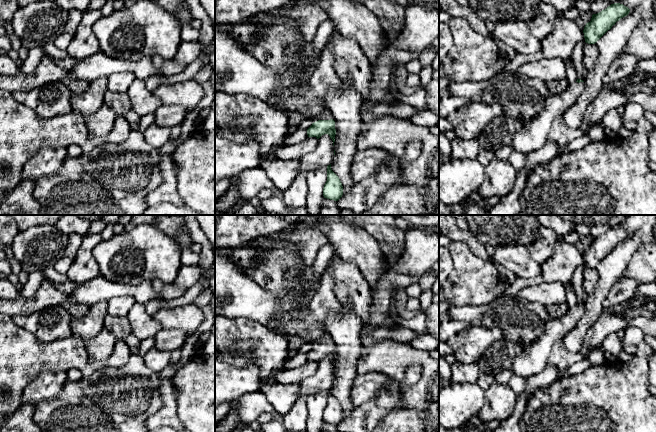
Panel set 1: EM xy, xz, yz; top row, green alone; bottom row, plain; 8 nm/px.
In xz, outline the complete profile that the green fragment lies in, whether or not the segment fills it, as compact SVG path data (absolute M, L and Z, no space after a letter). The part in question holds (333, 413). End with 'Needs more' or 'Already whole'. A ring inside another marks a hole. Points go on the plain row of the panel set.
M331 388L327 390L327 405L323 412L324 422L338 425L343 419L343 410L339 401L332 395Z. Already whole

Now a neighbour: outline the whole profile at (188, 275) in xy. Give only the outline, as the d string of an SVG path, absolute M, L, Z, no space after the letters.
M181 265L174 284L189 289L197 283L201 275L200 268L194 265Z

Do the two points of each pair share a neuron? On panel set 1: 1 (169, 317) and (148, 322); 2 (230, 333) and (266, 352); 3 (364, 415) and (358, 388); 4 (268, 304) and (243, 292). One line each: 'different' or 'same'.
1: different
2: same
3: different
4: same

